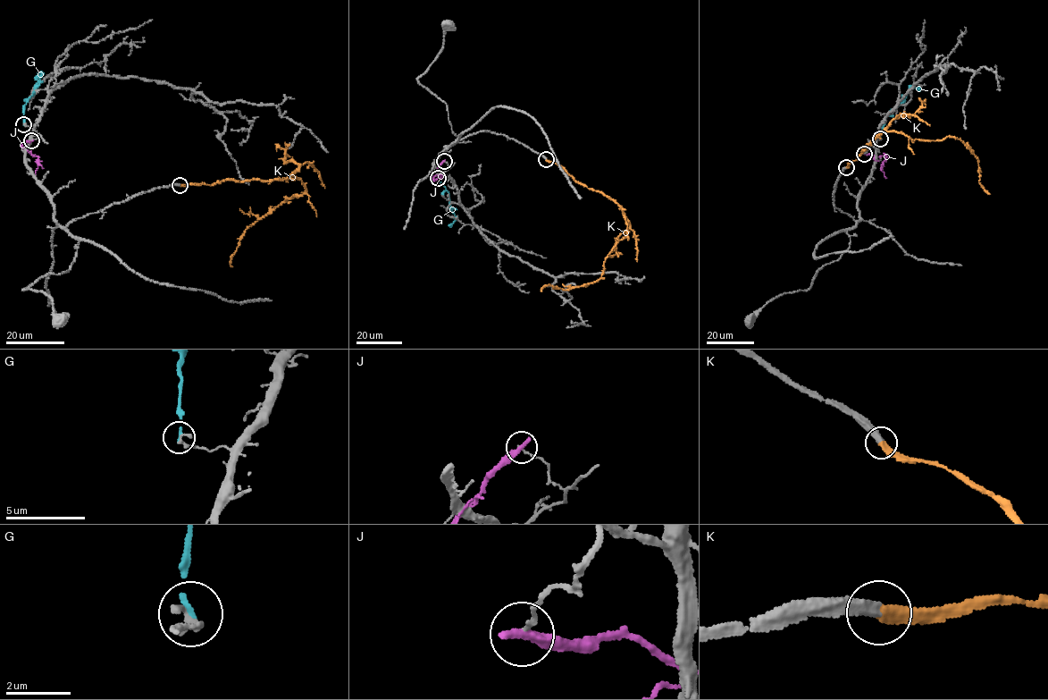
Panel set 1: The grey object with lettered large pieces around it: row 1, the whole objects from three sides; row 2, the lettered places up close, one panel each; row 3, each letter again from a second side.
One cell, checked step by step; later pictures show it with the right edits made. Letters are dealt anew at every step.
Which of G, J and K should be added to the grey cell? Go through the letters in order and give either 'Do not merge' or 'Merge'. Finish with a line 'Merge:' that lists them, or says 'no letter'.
G: Do not merge
J: Do not merge
K: Merge
Merge: K

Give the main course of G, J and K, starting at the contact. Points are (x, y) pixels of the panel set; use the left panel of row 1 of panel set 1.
G: (23, 124), (25, 103), (33, 95), (42, 73), (35, 79)
J: (32, 140), (21, 145), (38, 156), (34, 177)
K: (180, 184), (283, 180), (293, 174), (304, 183), (302, 195), (286, 198), (246, 230), (232, 266)

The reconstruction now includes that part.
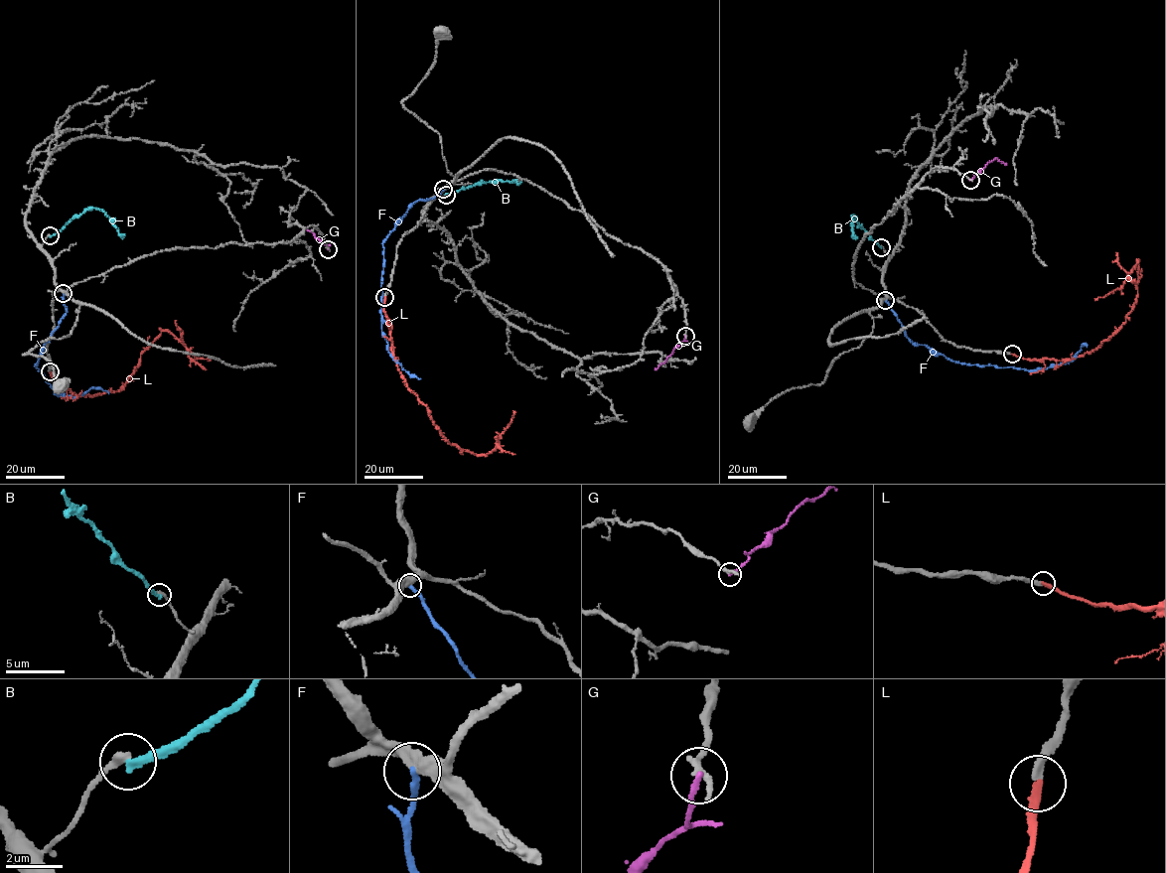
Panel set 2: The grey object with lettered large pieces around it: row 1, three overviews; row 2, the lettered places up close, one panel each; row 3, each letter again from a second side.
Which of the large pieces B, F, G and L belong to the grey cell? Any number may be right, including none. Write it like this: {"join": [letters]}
{"join": ["L"]}

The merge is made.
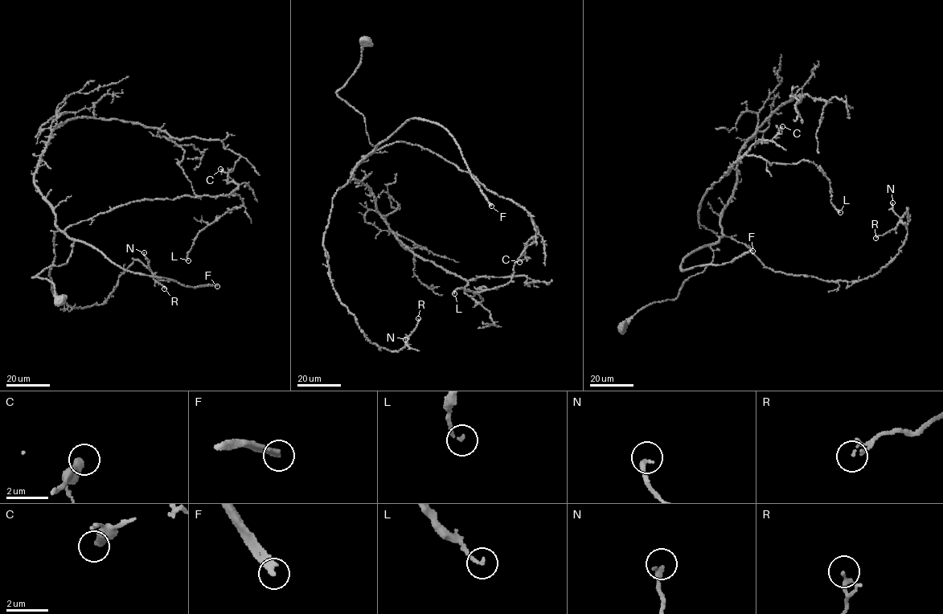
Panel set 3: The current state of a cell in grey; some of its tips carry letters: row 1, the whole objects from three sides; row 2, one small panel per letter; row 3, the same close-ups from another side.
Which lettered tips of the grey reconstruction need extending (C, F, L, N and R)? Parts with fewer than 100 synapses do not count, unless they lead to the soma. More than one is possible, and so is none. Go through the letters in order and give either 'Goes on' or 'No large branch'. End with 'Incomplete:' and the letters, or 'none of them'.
C: No large branch
F: Goes on
L: No large branch
N: No large branch
R: No large branch
Incomplete: F

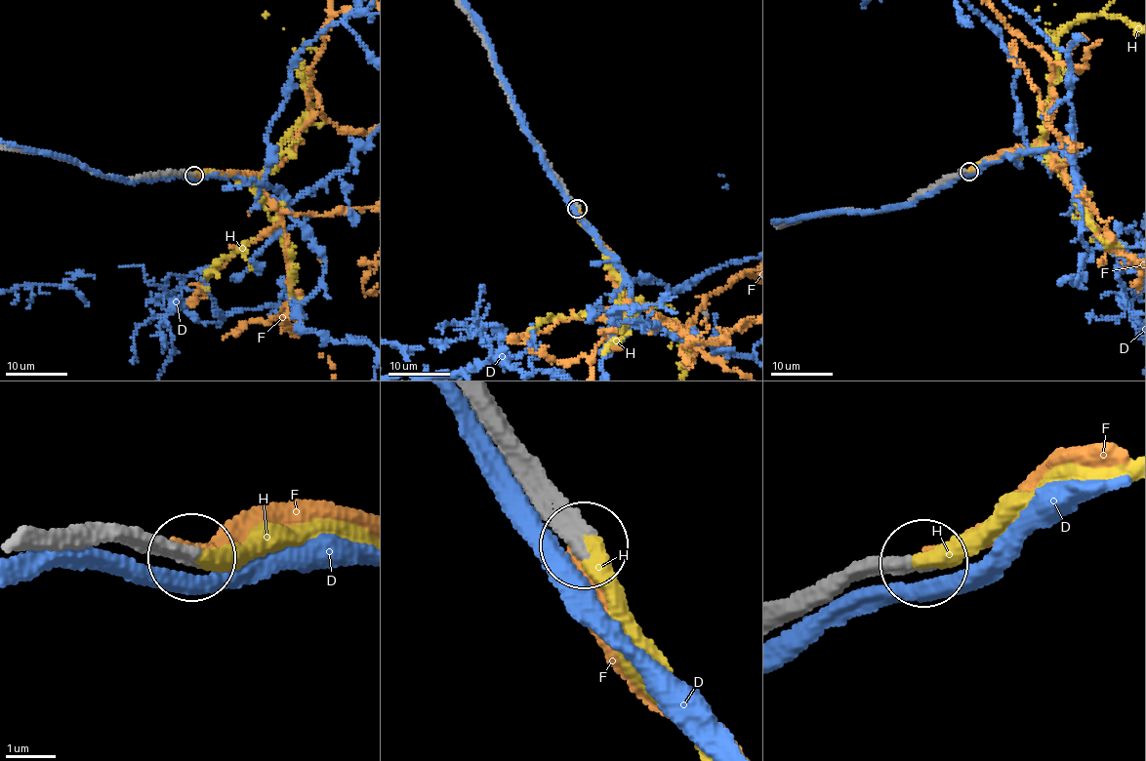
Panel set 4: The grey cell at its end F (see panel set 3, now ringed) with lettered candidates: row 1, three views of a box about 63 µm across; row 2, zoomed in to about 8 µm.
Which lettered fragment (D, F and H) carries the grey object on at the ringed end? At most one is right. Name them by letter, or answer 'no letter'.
H

